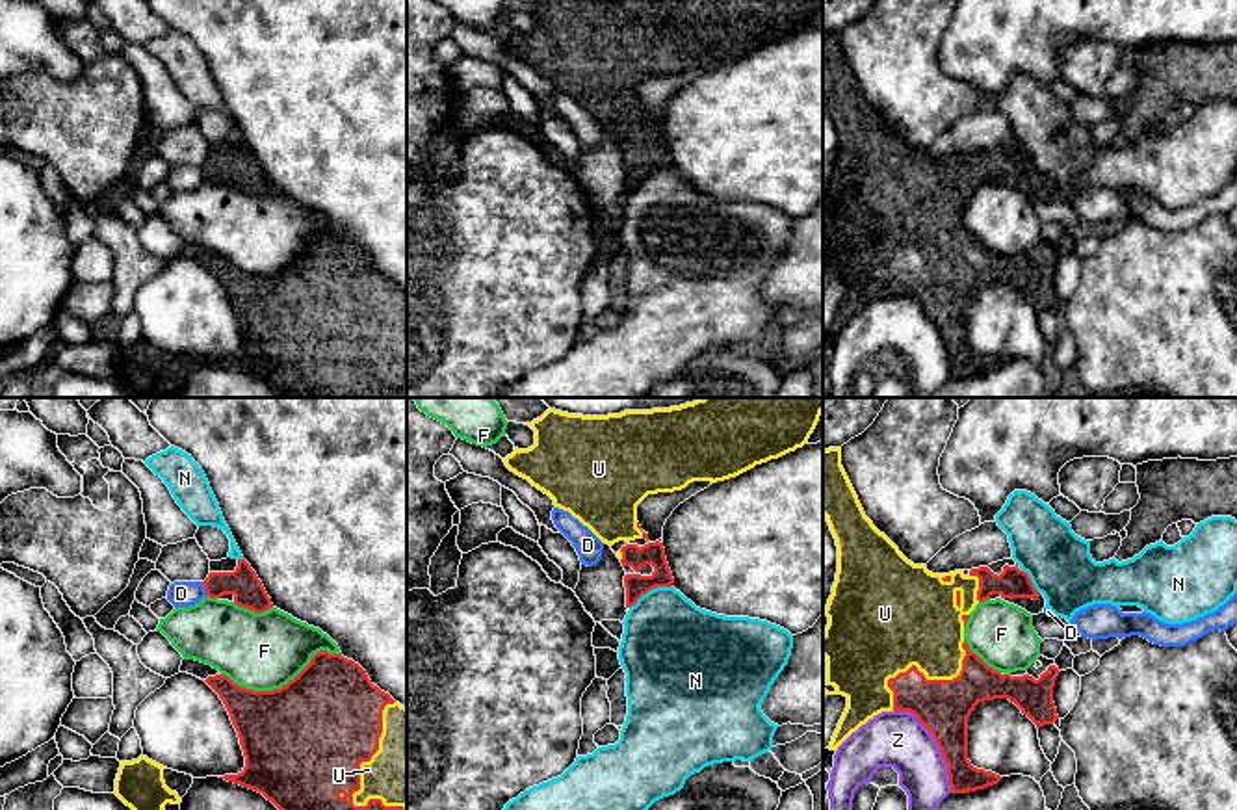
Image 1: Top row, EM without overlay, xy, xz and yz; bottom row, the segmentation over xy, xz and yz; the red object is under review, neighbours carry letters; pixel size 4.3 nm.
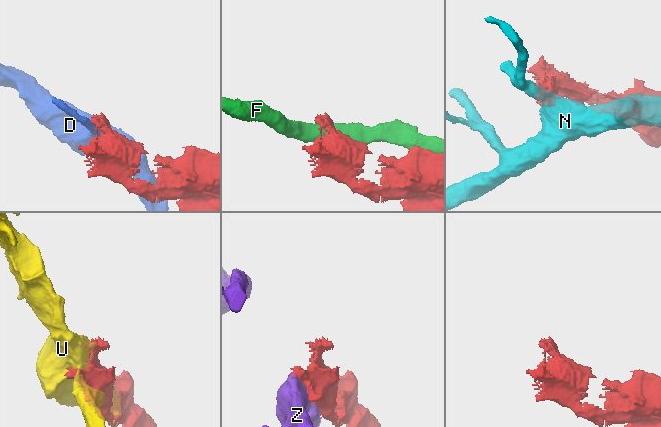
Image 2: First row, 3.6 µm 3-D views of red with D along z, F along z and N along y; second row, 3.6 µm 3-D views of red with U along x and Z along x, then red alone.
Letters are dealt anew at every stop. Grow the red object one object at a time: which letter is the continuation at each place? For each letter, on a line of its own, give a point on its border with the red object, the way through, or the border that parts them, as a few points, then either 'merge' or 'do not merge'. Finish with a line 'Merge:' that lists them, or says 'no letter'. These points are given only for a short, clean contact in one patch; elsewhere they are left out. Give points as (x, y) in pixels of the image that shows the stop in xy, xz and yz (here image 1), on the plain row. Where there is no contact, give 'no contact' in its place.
D: contact xy (205, 173); border xy (201, 166), (207, 179); do not merge
F: contact xy (283, 270); do not merge
N: contact xz (651, 173); border xz (671, 169), (649, 173), (630, 192); do not merge
U: contact xy (374, 337); merge
Z: contact yz (937, 326); do not merge
Merge: U

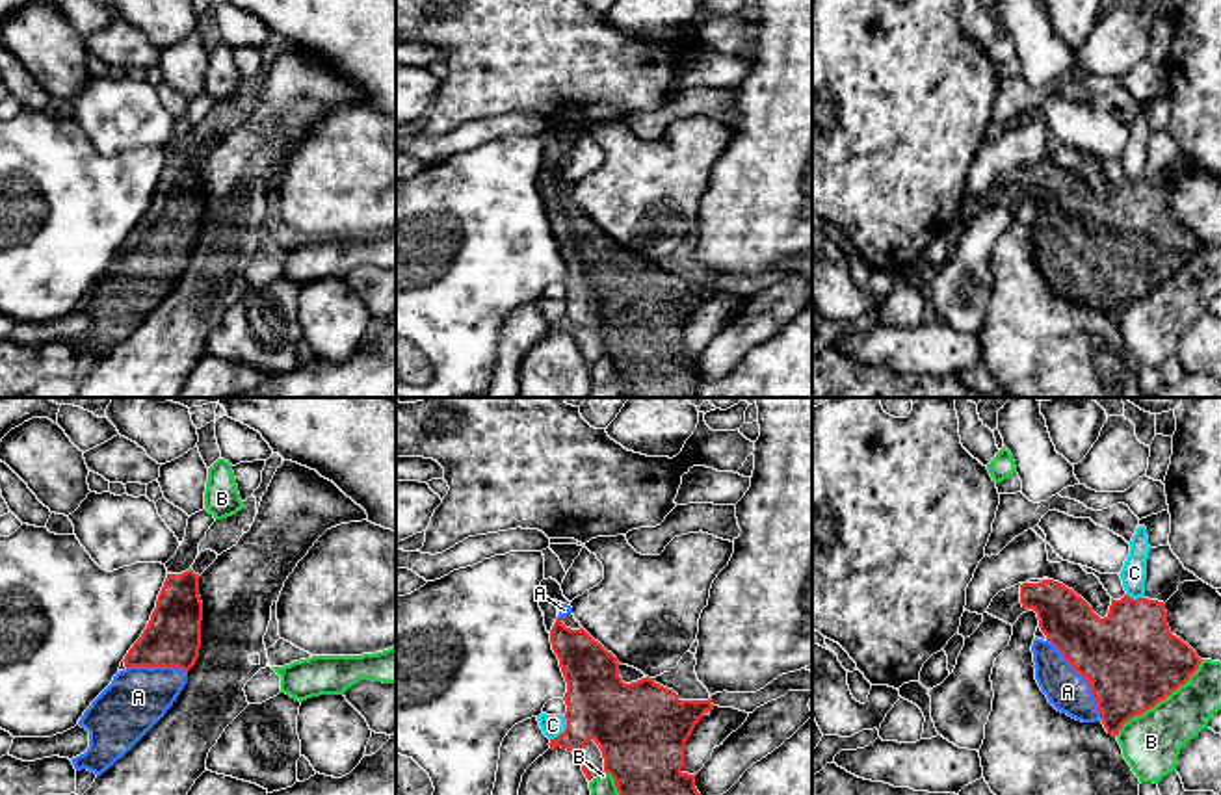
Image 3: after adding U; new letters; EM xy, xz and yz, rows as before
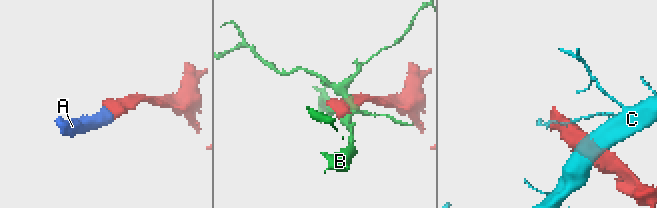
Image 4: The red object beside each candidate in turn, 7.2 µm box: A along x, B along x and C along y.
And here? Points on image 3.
A: contact yz (1084, 260); merge
B: contact yz (1160, 283); do not merge
C: contact xz (565, 314); do not merge
Merge: A

